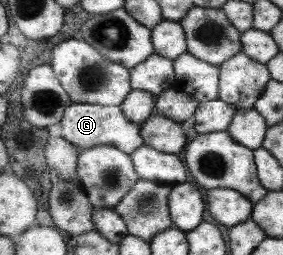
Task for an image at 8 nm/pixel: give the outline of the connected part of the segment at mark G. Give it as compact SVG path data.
M71 103L60 119L60 137L79 150L97 145L111 145L130 155L143 144L139 134L139 124L126 119L118 106L102 106L88 103Z

